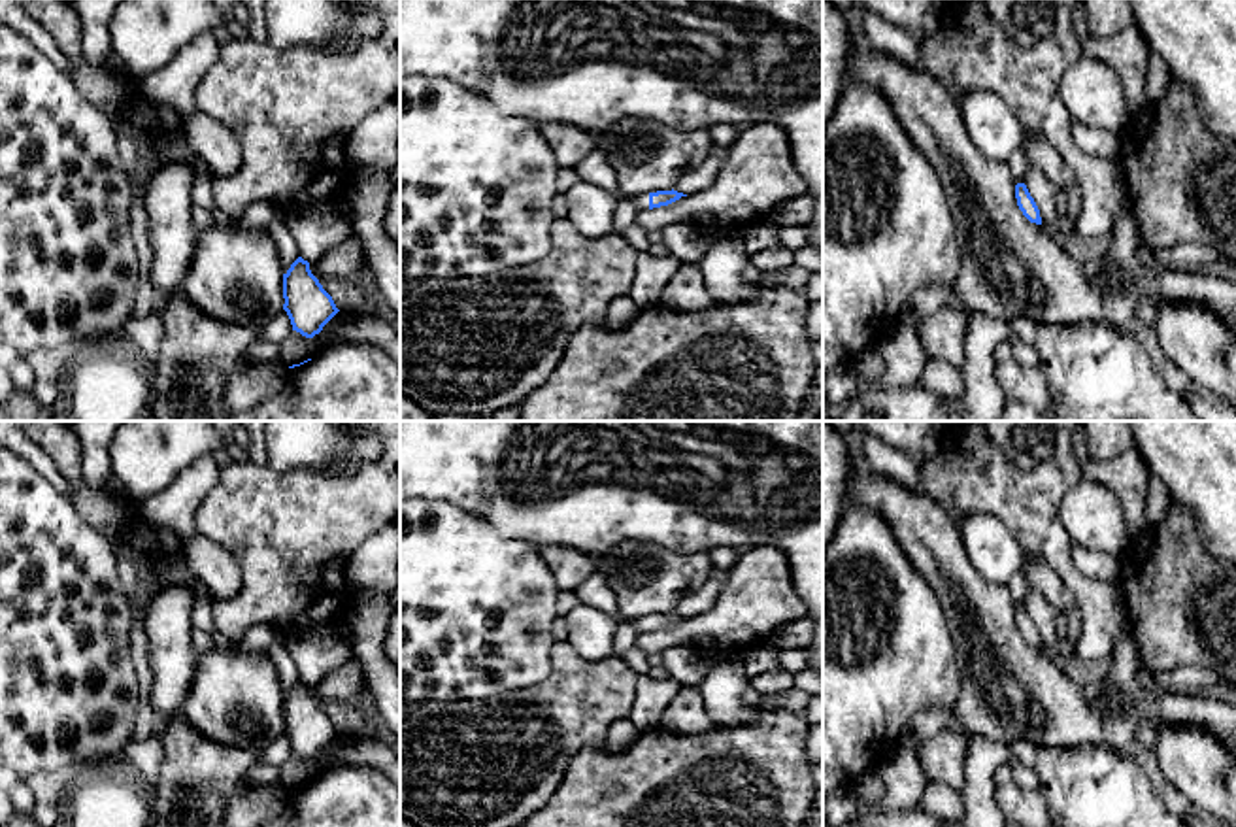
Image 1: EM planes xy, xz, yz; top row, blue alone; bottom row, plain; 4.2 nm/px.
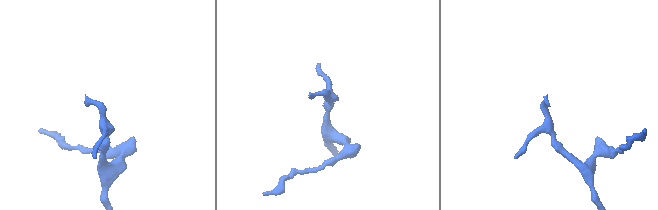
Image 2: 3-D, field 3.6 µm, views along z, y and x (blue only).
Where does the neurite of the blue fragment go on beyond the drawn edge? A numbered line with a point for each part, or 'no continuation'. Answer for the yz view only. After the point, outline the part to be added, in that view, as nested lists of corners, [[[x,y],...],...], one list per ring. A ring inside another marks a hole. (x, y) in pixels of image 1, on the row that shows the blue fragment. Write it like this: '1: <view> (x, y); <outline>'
1: yz (1018, 163); [[[1023,147],[1015,149],[1008,157],[1006,164],[1010,168],[1010,174],[1011,174],[1011,179],[1013,179],[1015,185],[1025,181],[1025,177],[1028,174],[1028,168],[1030,168],[1030,162],[1032,160],[1030,160],[1030,157],[1027,155],[1027,151]]]

